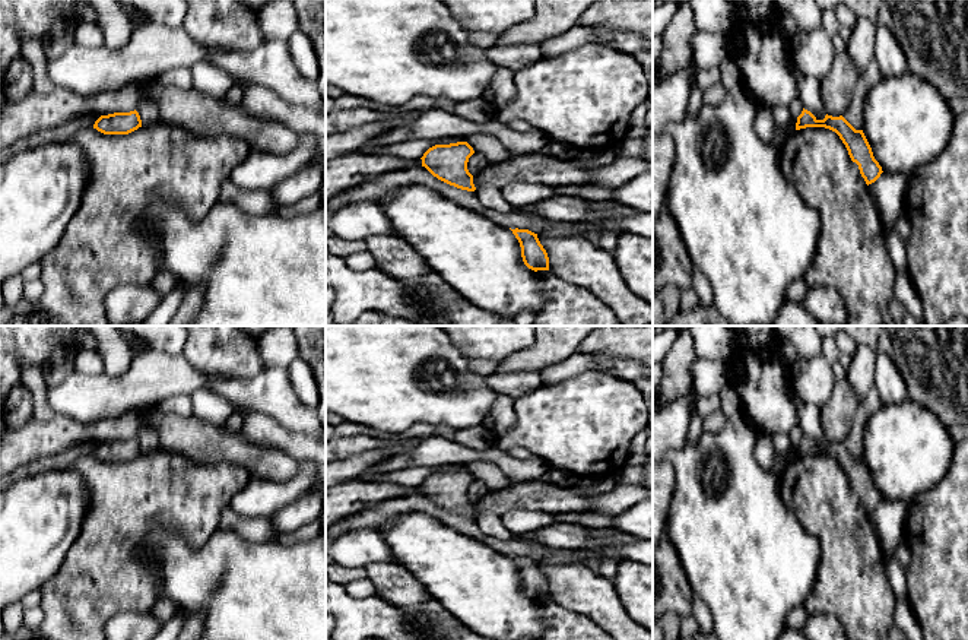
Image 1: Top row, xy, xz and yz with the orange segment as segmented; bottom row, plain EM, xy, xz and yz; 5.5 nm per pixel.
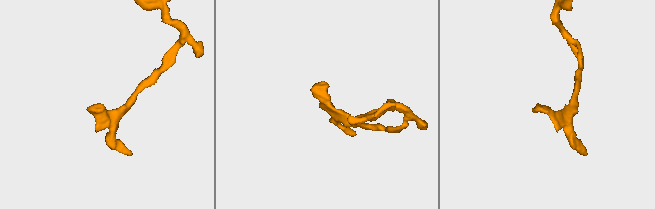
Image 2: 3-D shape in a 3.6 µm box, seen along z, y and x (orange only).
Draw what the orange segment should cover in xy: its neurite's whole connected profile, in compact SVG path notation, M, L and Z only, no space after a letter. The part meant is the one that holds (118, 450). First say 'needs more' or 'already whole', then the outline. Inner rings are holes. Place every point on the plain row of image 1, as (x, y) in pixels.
already whole; M136 437L101 443L93 452L93 456L104 462L128 462L139 454L142 454L142 447Z

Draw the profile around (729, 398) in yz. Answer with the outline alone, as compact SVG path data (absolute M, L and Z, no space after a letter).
M726 384L720 390L720 400L721 400L721 411L724 412L726 418L730 418L731 414L740 408L740 400L737 393L734 392L733 386Z

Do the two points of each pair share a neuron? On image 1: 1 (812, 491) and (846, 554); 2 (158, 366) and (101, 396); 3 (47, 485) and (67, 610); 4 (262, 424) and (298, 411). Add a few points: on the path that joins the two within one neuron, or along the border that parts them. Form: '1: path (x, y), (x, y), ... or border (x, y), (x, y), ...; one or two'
1: path (828, 507), (843, 525), (846, 538); one
2: path (143, 380), (135, 389), (116, 395); one
3: border (79, 536), (62, 566), (38, 589); two
4: border (241, 412), (263, 412), (285, 428), (305, 436); two

